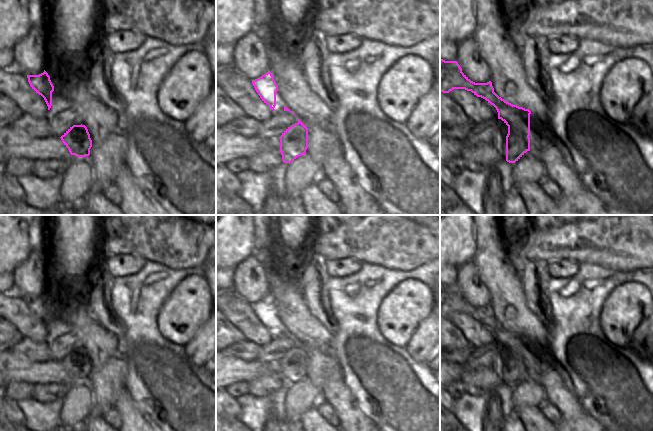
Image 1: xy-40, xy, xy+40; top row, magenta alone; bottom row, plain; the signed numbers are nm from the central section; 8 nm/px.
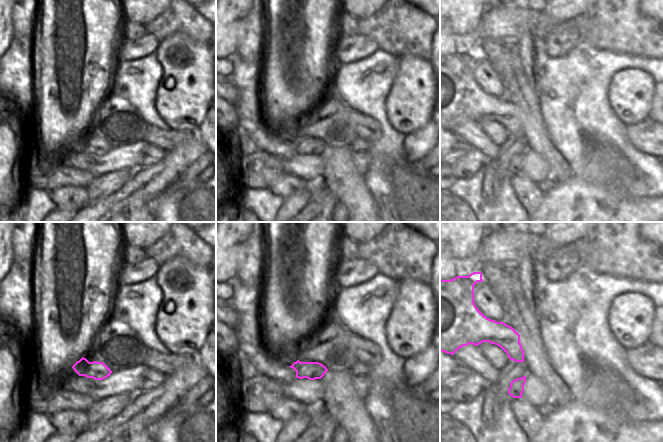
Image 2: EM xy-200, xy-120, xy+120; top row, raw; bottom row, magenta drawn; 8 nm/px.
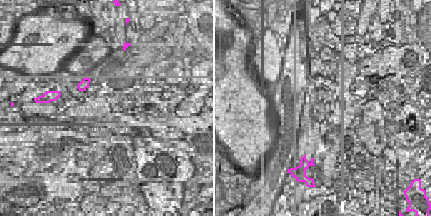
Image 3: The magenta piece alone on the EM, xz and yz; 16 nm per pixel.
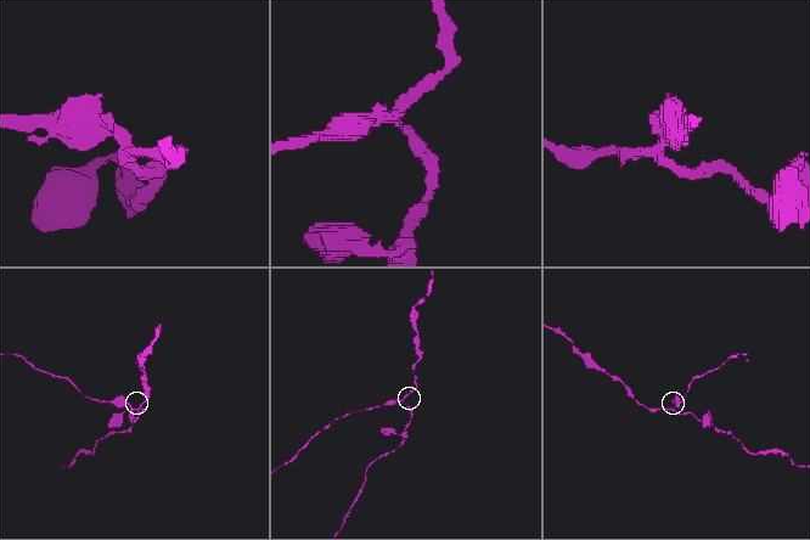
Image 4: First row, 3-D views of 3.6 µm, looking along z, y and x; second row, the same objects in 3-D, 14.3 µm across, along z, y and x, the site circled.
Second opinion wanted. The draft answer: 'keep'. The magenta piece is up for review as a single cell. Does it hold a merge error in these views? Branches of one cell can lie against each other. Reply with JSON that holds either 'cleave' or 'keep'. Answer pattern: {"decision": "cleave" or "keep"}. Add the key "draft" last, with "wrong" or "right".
{"decision": "cleave", "draft": "wrong"}

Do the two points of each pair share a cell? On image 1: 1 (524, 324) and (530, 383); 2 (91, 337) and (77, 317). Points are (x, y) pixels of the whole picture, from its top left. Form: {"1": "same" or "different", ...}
{"1": "different", "2": "same"}

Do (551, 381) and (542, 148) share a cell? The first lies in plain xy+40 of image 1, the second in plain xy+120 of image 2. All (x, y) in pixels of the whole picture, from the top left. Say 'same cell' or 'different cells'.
same cell

